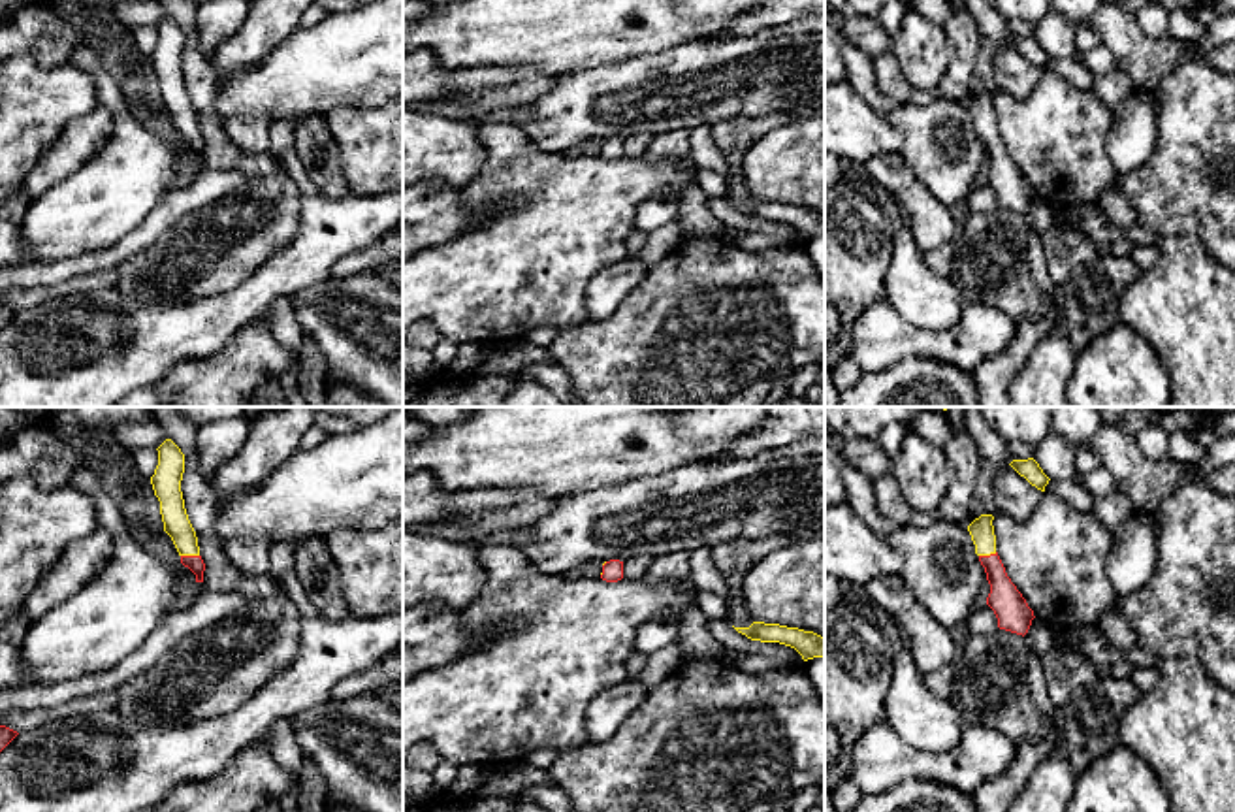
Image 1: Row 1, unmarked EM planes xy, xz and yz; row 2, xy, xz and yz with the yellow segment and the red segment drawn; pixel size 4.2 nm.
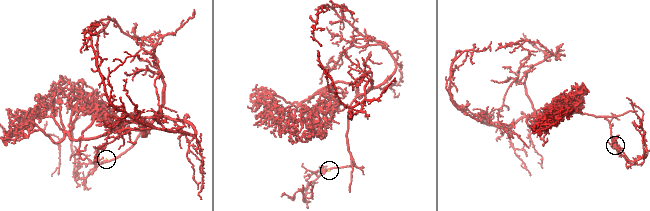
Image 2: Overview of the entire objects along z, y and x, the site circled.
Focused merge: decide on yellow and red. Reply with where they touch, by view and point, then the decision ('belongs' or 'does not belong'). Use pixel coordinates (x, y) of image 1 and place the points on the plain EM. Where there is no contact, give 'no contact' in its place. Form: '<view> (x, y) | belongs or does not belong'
xy (191, 132) | belongs

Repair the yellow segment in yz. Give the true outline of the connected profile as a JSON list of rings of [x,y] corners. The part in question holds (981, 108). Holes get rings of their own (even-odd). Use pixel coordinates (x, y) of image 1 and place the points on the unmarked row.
[[[981,92],[968,104],[975,122],[975,132],[979,134],[990,162],[986,183],[994,188],[1000,207],[1024,215],[1035,194],[1022,171],[1007,154],[1005,145],[996,130],[992,98],[992,92]]]

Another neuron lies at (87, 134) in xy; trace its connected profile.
[[[105,106],[73,119],[66,130],[41,153],[32,171],[21,183],[30,202],[51,187],[66,181],[87,164],[113,136],[115,117]]]

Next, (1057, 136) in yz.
[[[1045,72],[1026,100],[998,90],[992,104],[996,130],[1007,154],[1022,171],[1034,194],[1051,209],[1099,207],[1101,192],[1118,185],[1120,175],[1105,149],[1113,109],[1101,102],[1094,89],[1079,90],[1058,73]]]

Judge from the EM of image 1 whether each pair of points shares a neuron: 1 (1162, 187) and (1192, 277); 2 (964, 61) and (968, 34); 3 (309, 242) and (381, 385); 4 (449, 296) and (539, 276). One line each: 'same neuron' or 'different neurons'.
1: different neurons
2: same neuron
3: different neurons
4: same neuron

